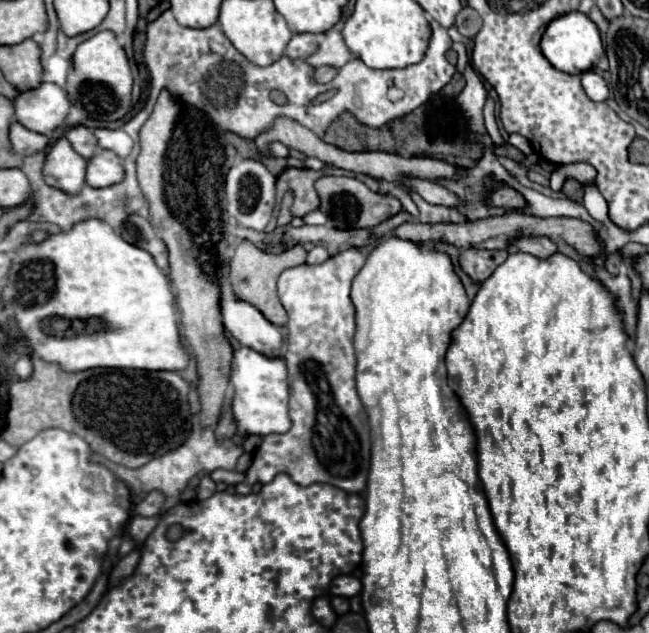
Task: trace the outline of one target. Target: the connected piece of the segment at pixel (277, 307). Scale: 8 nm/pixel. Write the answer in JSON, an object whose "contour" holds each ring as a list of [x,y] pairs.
{"contour":[[[241,241],[233,259],[231,259],[231,275],[229,275],[235,297],[251,303],[253,307],[257,307],[265,315],[265,319],[271,321],[273,325],[285,325],[287,323],[287,313],[285,313],[285,309],[283,309],[283,305],[277,297],[275,283],[277,283],[279,273],[283,269],[303,265],[305,257],[307,257],[307,251],[303,249],[303,245],[295,245],[295,247],[287,249],[285,253],[273,255],[273,253],[265,253],[265,251],[257,249],[251,241]]]}

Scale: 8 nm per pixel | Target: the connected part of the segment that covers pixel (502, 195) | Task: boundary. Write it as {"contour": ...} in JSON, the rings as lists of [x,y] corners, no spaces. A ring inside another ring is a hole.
{"contour":[[[497,187],[489,199],[485,203],[491,203],[491,205],[499,205],[499,207],[525,207],[525,199],[521,197],[521,193],[517,193],[515,189],[511,187]]]}

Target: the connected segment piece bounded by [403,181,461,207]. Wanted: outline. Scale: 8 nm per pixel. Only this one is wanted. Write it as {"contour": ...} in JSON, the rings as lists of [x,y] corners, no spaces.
{"contour":[[[403,181],[405,185],[409,185],[413,191],[417,191],[427,203],[433,205],[445,205],[445,207],[459,207],[461,199],[447,191],[443,185],[437,185],[433,181]]]}

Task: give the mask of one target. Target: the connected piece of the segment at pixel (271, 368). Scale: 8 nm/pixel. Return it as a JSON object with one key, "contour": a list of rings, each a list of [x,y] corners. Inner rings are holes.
{"contour":[[[249,347],[235,349],[233,355],[233,417],[237,421],[239,435],[269,435],[269,433],[285,433],[291,429],[289,419],[289,387],[287,387],[287,367],[283,359],[269,359]]]}

